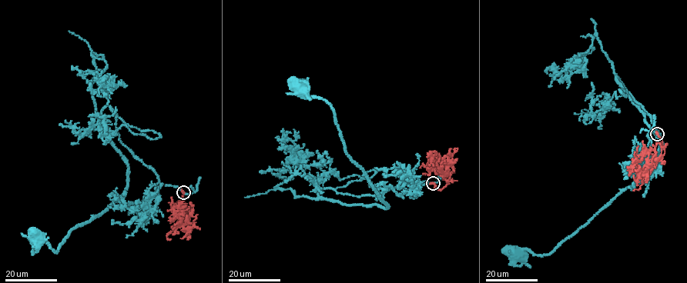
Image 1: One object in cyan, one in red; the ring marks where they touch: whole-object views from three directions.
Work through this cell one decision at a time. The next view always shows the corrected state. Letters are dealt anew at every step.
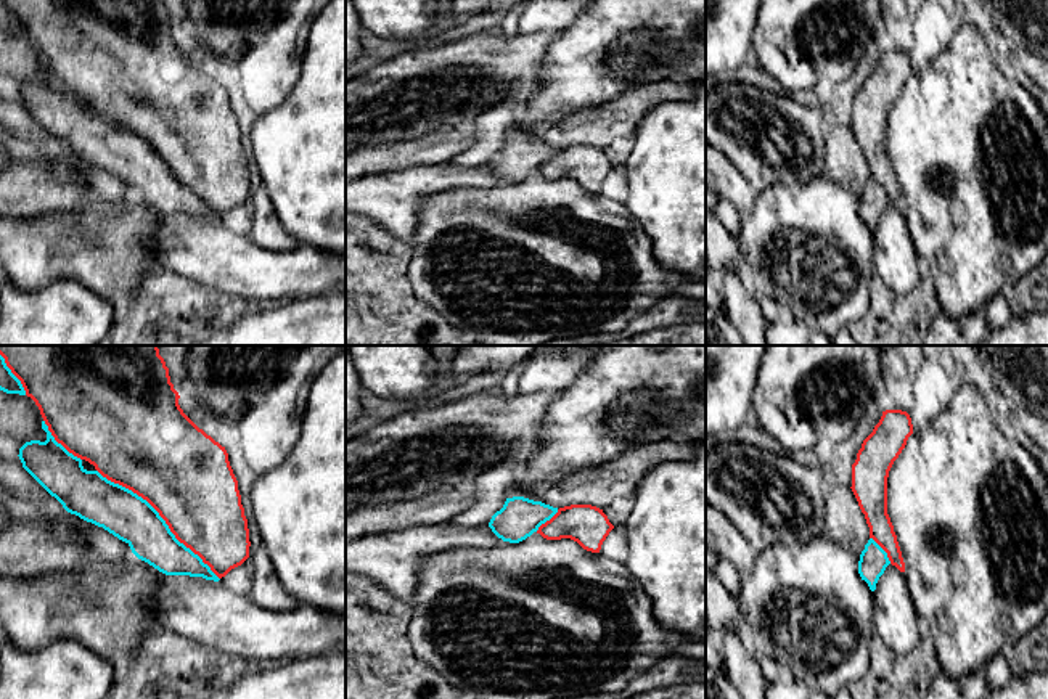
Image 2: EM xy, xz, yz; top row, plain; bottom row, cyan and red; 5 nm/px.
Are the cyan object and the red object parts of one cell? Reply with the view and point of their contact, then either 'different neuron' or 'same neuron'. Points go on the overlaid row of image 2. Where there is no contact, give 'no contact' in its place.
xy (161, 518) | same neuron

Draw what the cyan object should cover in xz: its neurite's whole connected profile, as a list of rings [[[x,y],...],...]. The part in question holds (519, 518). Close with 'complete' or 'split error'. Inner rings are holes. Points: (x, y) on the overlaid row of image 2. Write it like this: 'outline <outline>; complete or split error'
outline [[[524,497],[506,498],[489,527],[503,542],[519,543],[537,532],[547,540],[571,538],[592,553],[600,553],[614,529],[596,506],[571,505],[558,509]]]; split error

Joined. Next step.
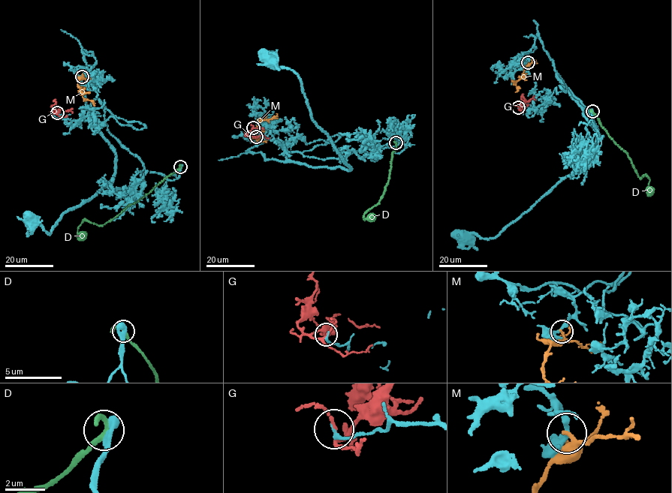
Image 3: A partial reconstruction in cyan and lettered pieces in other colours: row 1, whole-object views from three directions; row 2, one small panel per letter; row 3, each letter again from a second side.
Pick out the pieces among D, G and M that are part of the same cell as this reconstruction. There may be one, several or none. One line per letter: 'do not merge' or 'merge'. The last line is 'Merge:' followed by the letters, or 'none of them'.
D: do not merge
G: do not merge
M: do not merge
Merge: none of them

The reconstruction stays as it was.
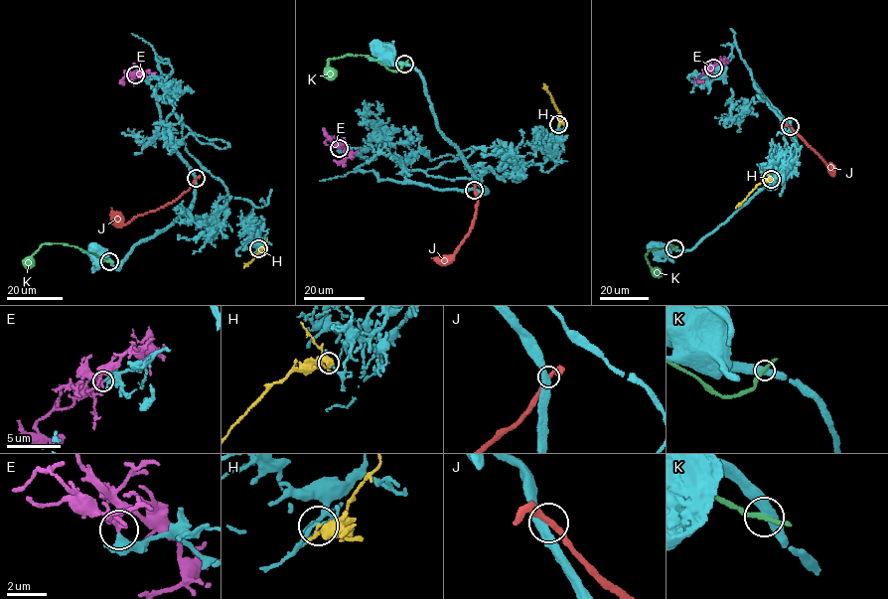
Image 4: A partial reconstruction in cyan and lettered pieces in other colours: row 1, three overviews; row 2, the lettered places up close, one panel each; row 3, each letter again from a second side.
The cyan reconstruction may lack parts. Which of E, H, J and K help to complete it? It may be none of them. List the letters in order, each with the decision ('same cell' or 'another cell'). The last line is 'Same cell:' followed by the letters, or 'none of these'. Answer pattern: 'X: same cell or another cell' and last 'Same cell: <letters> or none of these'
E: same cell
H: another cell
J: another cell
K: another cell
Same cell: E

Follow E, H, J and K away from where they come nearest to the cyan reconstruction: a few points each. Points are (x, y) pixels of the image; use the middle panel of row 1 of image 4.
E: (340, 148), (341, 145), (347, 147), (349, 156), (340, 162), (334, 161)
H: (559, 125), (557, 109), (543, 82)
J: (474, 190), (478, 202), (469, 234), (453, 255), (431, 257)
K: (404, 64), (392, 72), (367, 56), (347, 54), (328, 60), (327, 68), (333, 78)

